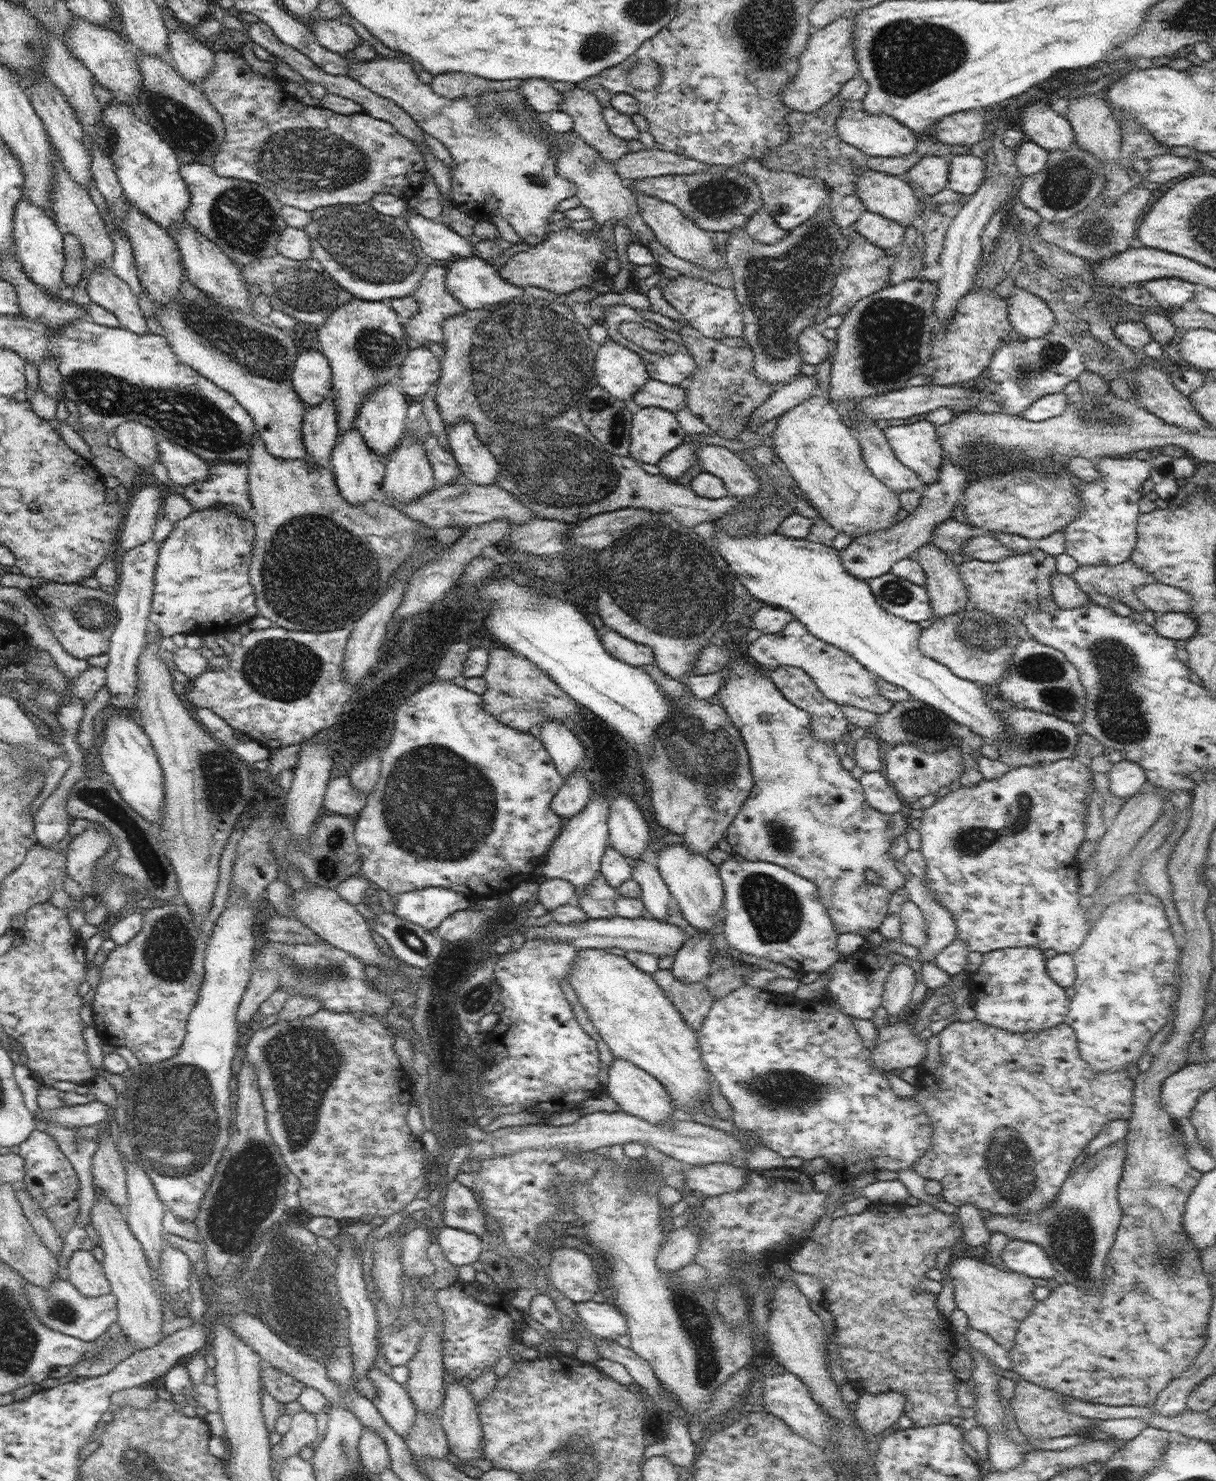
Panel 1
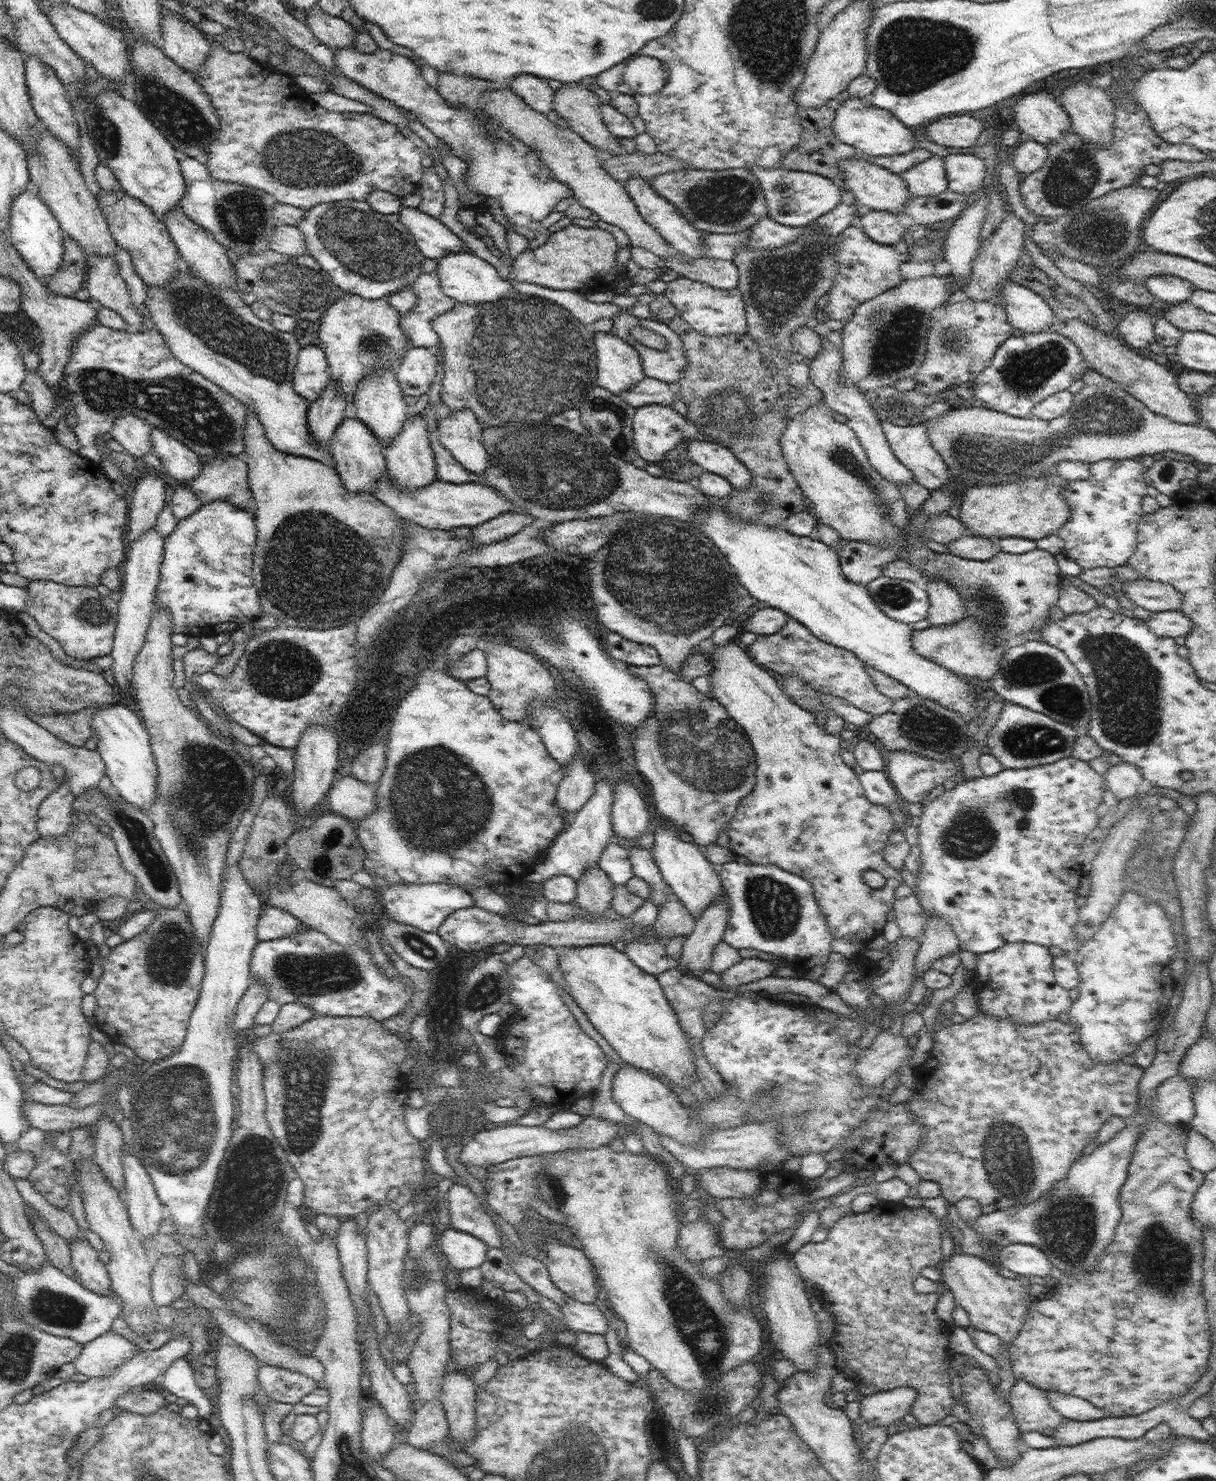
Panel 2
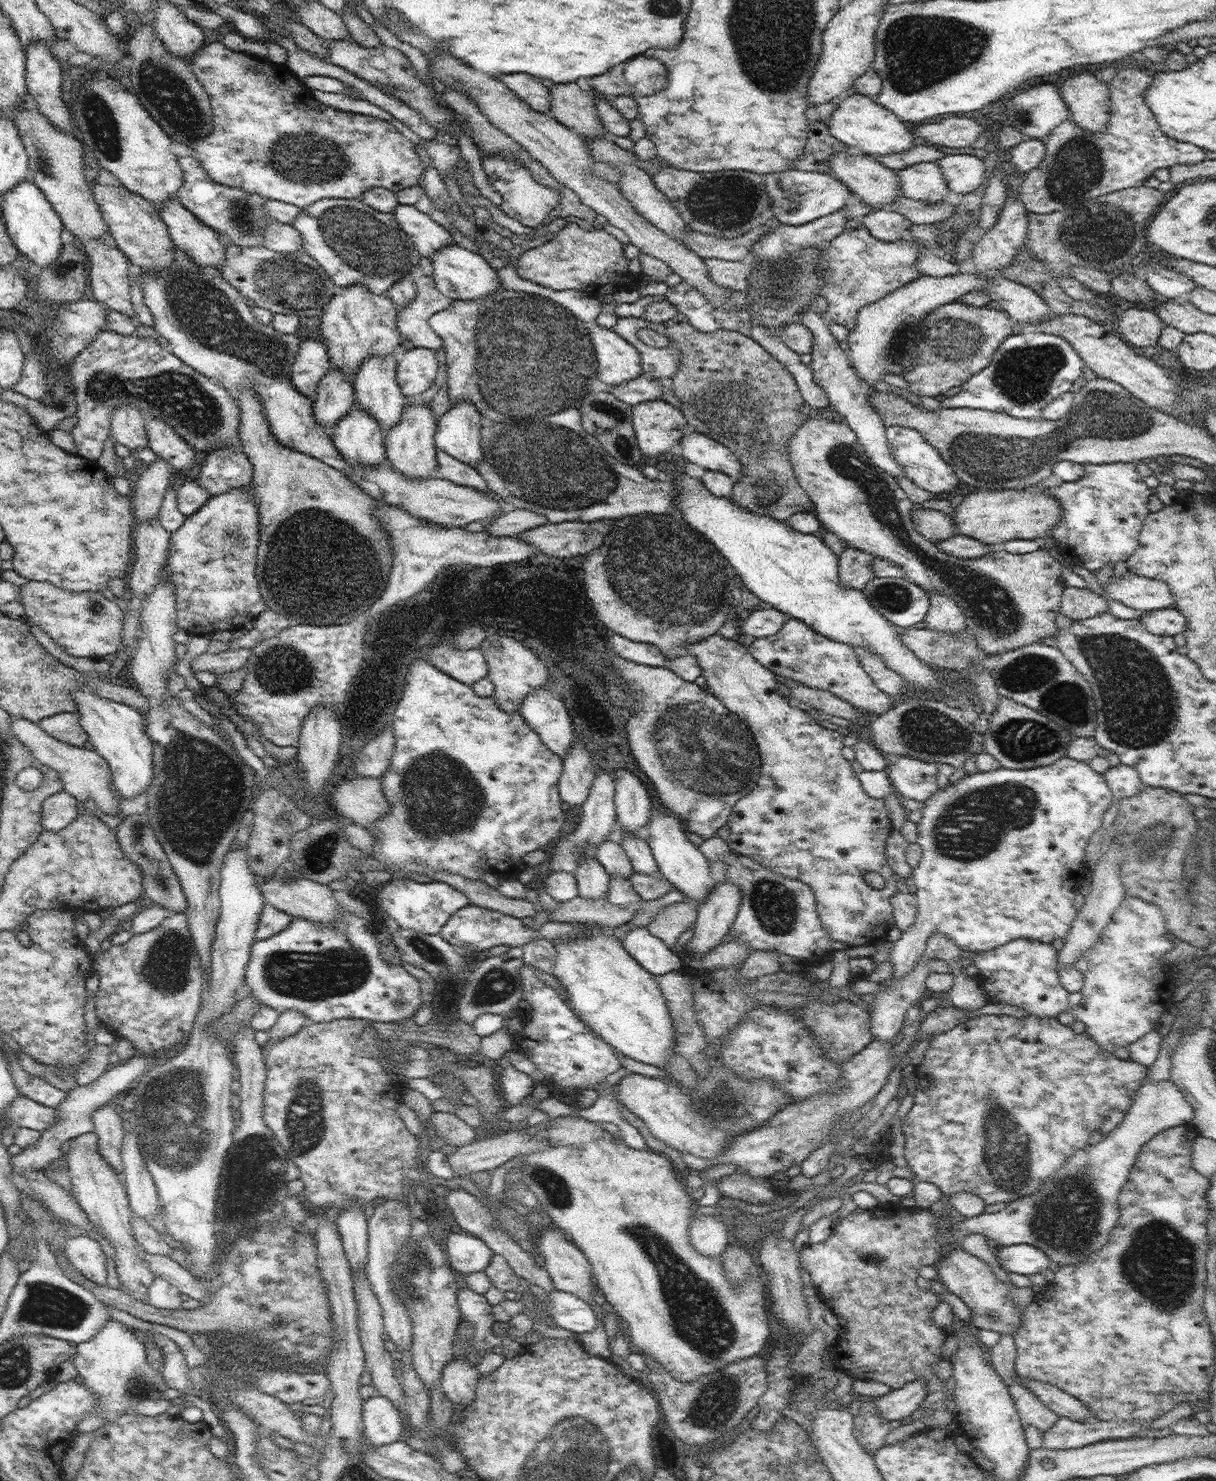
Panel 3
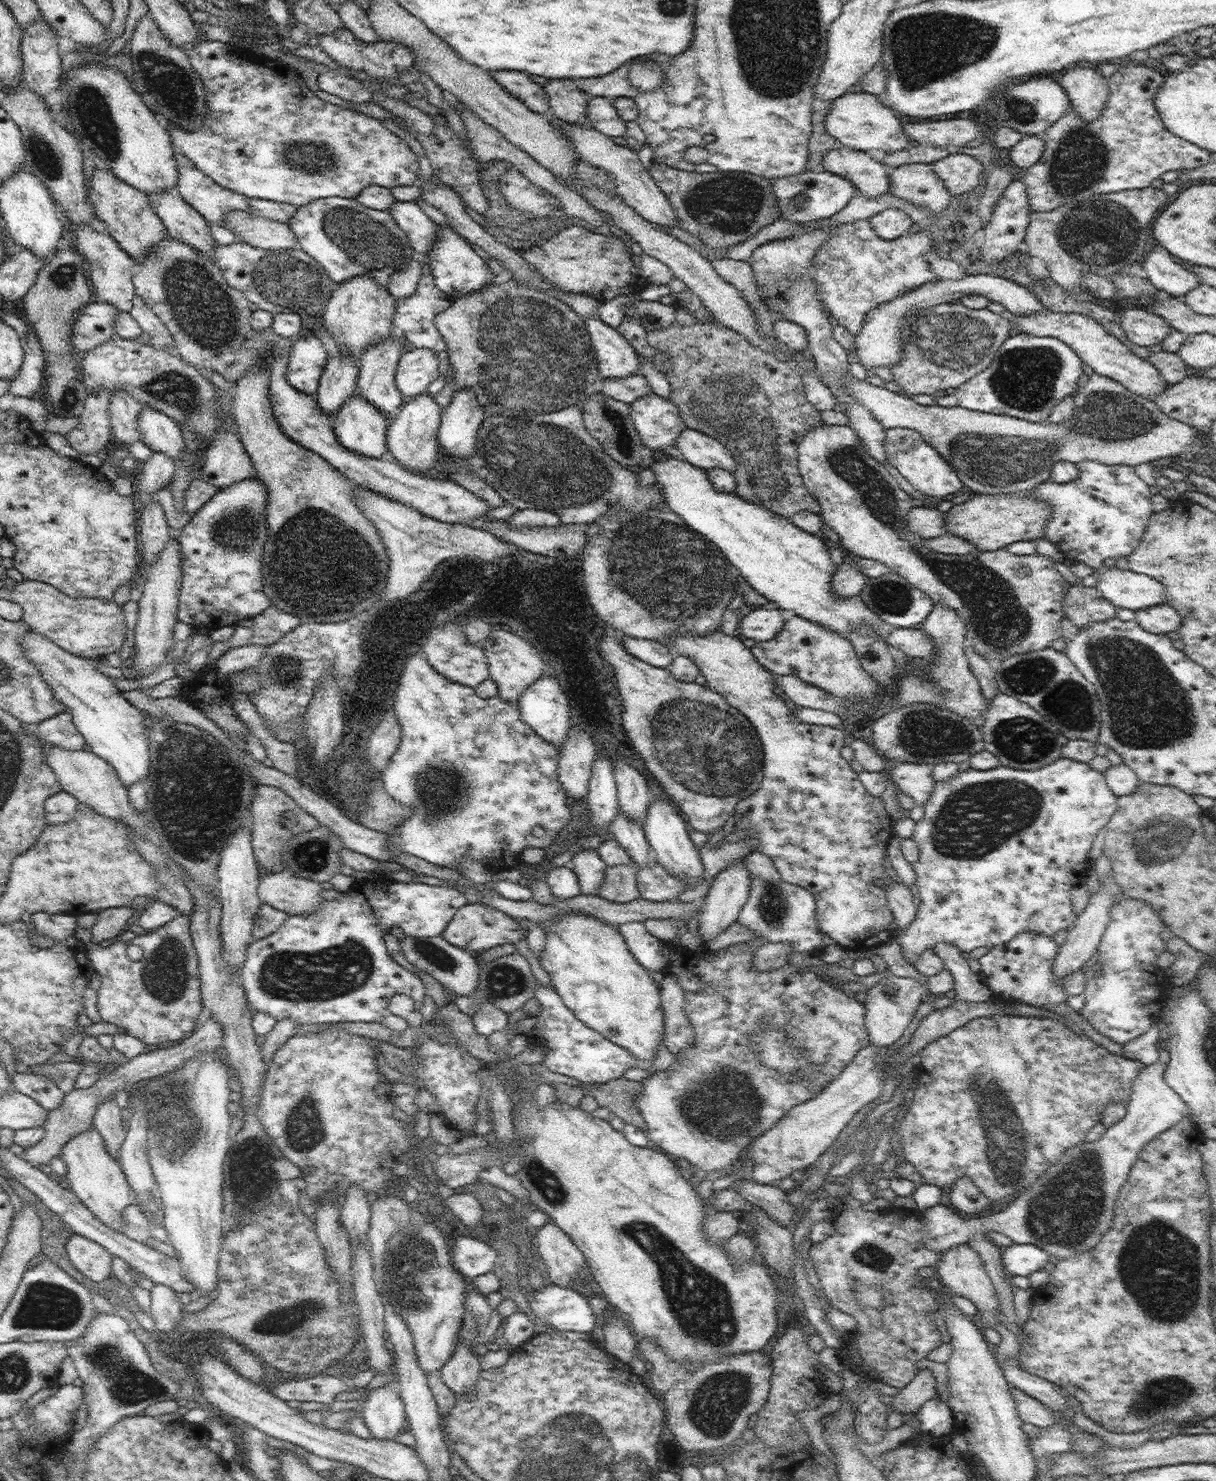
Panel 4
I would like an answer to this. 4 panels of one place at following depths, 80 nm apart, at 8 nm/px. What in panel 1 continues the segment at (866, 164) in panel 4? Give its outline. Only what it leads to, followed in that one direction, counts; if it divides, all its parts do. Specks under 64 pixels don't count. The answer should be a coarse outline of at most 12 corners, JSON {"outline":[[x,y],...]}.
{"outline":[[865,168],[865,211],[918,227],[923,204],[904,177]]}

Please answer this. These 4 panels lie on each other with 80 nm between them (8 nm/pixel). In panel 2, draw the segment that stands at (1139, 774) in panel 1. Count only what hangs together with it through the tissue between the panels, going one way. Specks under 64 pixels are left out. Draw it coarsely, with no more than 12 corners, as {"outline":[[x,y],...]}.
{"outline":[[1122,762],[1104,776],[1119,800],[1140,795],[1147,786],[1142,771]]}

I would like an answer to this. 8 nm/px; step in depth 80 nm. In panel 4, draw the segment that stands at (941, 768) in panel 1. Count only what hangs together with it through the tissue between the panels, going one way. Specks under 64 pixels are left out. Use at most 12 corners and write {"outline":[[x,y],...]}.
{"outline":[[902,762],[887,775],[898,790],[925,804],[933,767]]}

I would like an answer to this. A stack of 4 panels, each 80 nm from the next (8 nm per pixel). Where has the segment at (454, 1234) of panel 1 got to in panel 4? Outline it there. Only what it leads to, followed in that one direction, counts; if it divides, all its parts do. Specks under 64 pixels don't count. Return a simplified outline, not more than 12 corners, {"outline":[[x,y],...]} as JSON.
{"outline":[[478,1239],[451,1240],[453,1265],[474,1278],[491,1272],[496,1250]]}

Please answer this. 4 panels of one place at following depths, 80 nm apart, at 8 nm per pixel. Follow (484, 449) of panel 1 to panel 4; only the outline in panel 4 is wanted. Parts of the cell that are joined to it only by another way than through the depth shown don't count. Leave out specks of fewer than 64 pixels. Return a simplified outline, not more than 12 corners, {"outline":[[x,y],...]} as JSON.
{"outline":[[454,391],[437,443],[452,458],[474,454],[487,418],[476,393]]}

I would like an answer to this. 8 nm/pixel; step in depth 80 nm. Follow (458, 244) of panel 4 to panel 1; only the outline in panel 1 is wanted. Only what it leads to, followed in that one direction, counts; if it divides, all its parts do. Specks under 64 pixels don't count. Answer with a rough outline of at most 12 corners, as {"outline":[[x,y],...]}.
{"outline":[[478,255],[446,267],[446,289],[474,310],[523,294]]}

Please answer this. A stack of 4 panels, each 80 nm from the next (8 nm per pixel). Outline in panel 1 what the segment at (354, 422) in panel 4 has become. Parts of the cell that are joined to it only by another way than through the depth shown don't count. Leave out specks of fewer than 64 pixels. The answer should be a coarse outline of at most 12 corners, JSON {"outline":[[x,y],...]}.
{"outline":[[358,428],[337,438],[329,463],[349,503],[378,497],[386,463]]}

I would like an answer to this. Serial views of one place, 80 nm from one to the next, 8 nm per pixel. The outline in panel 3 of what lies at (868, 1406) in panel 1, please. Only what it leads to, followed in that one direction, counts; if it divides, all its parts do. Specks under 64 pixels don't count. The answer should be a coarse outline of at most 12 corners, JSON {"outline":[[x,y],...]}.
{"outline":[[926,1382],[876,1398],[882,1418],[907,1421],[921,1408]]}

